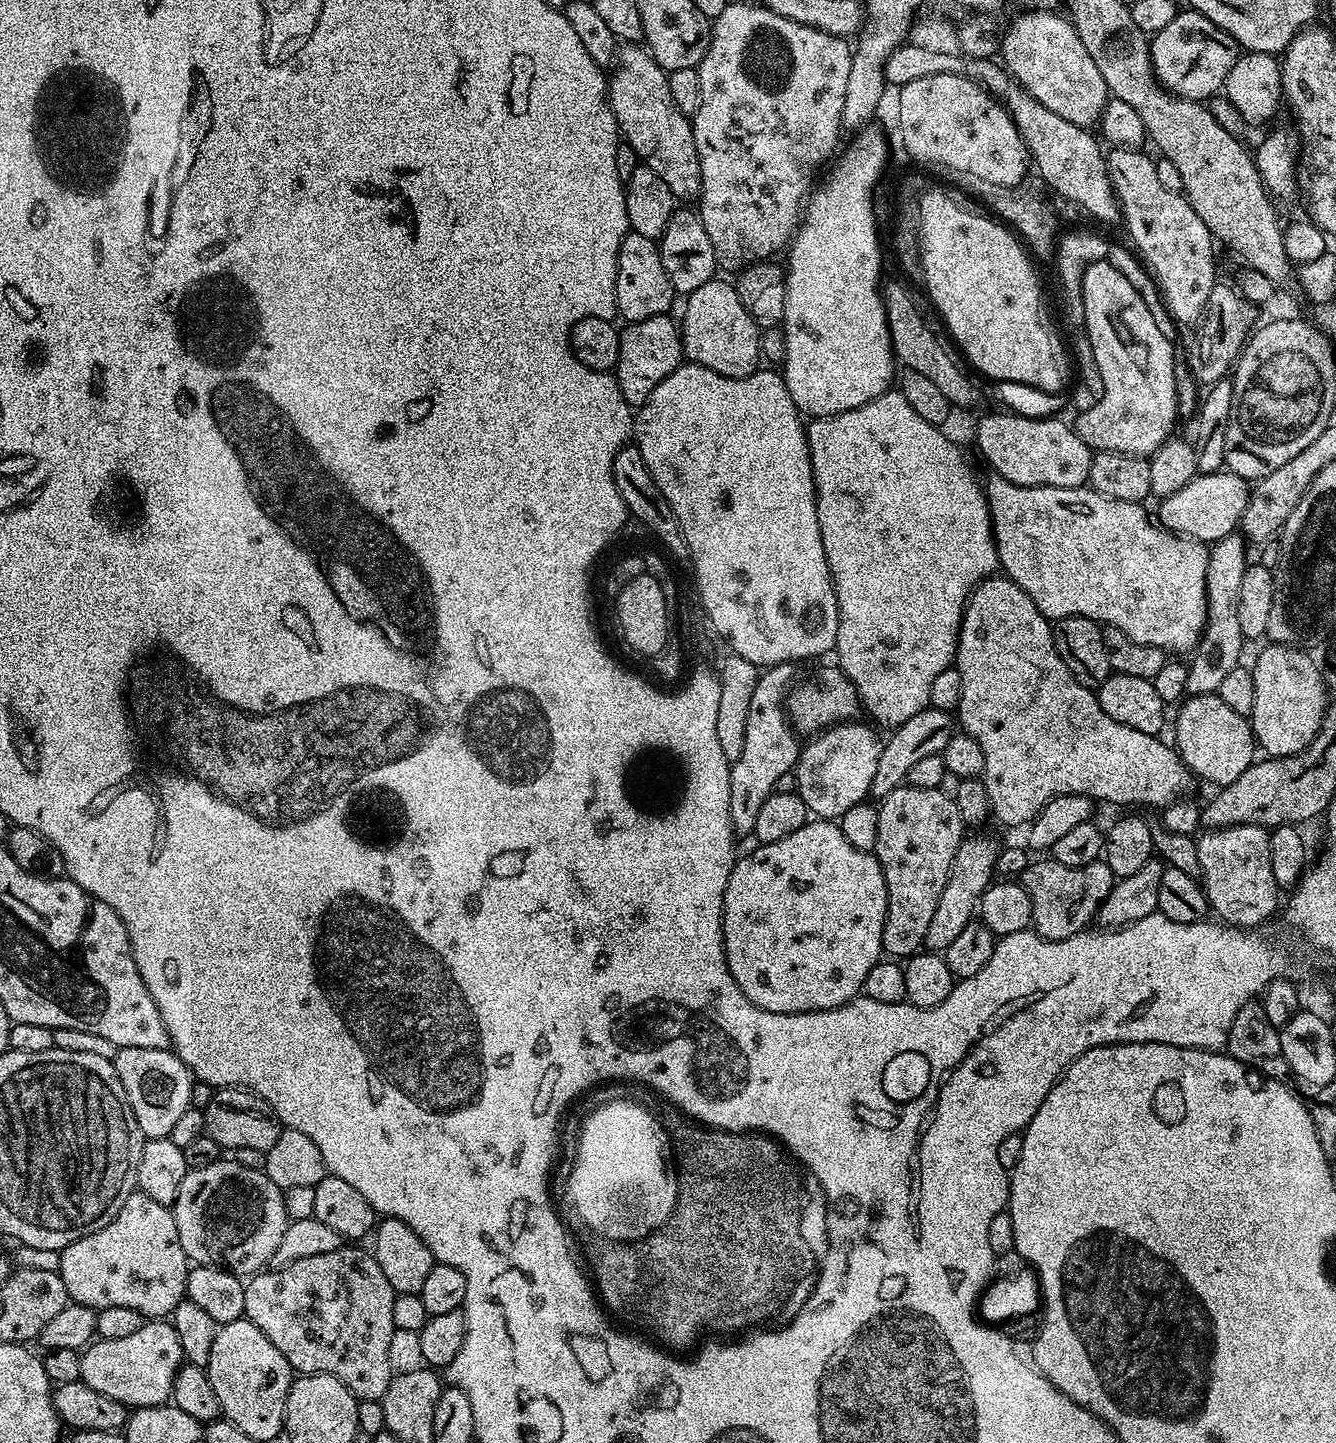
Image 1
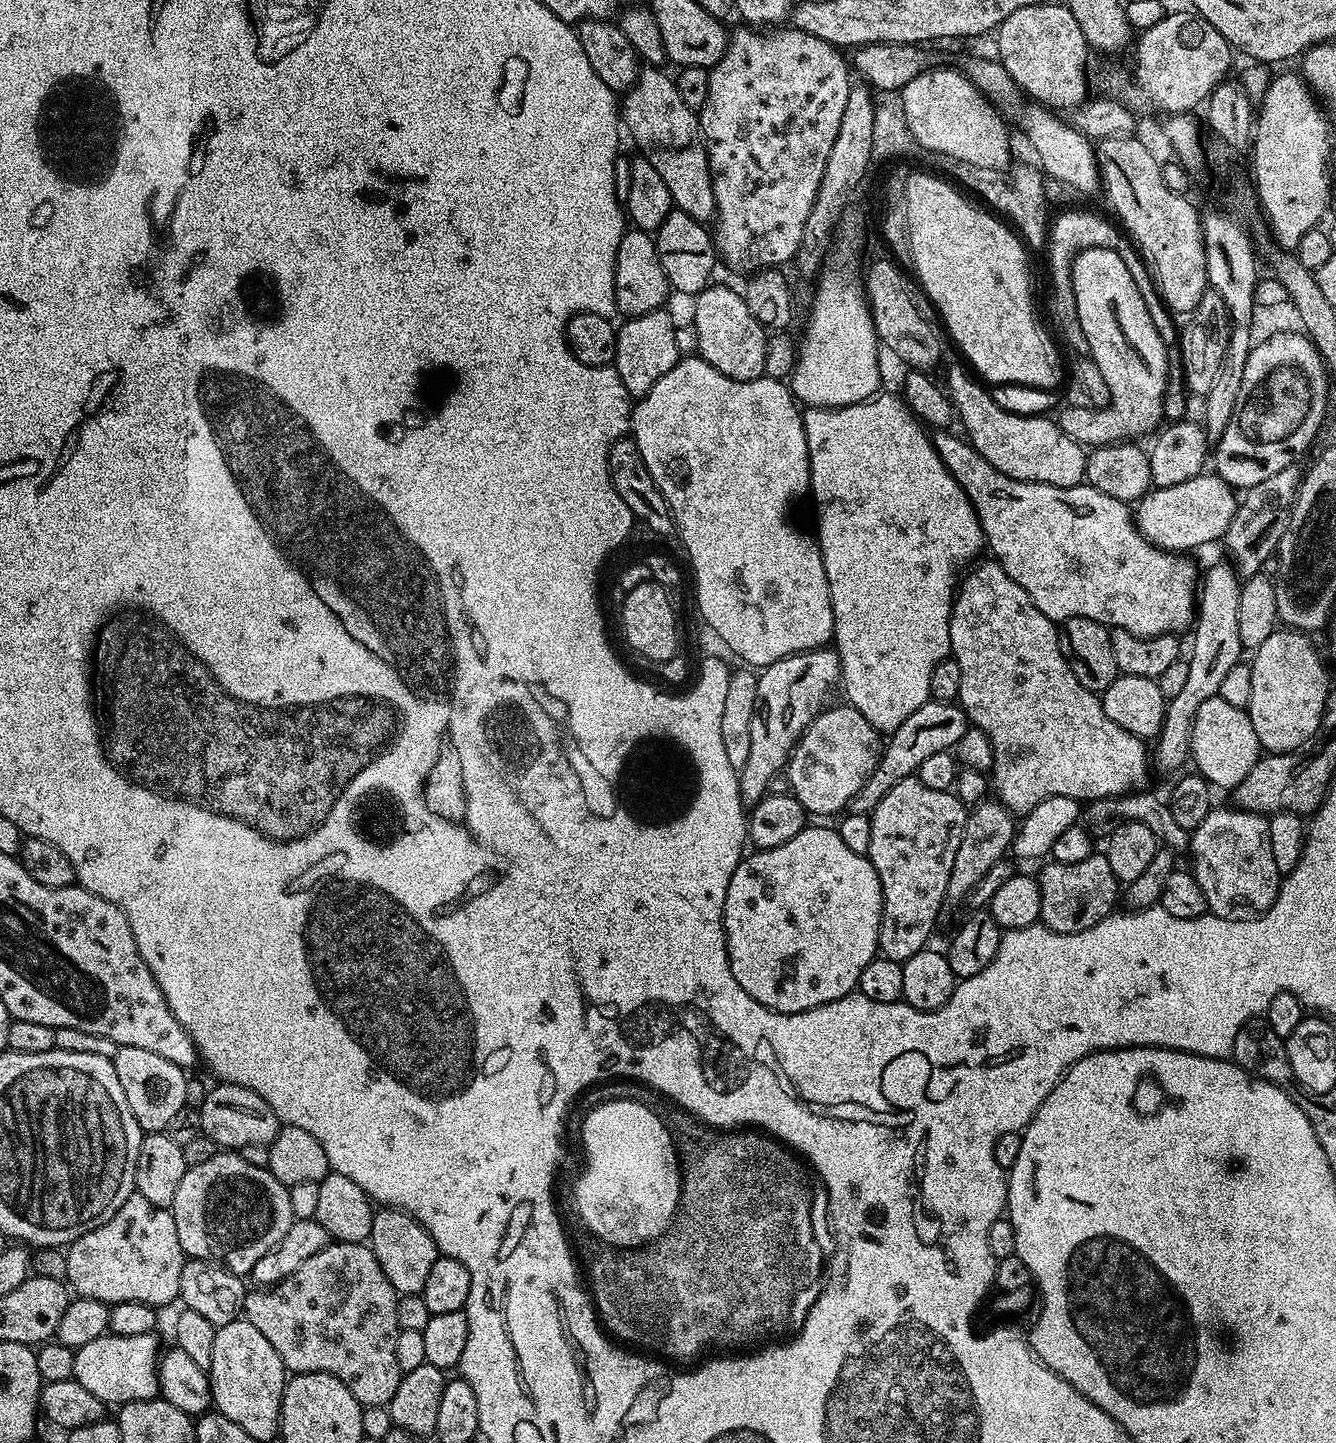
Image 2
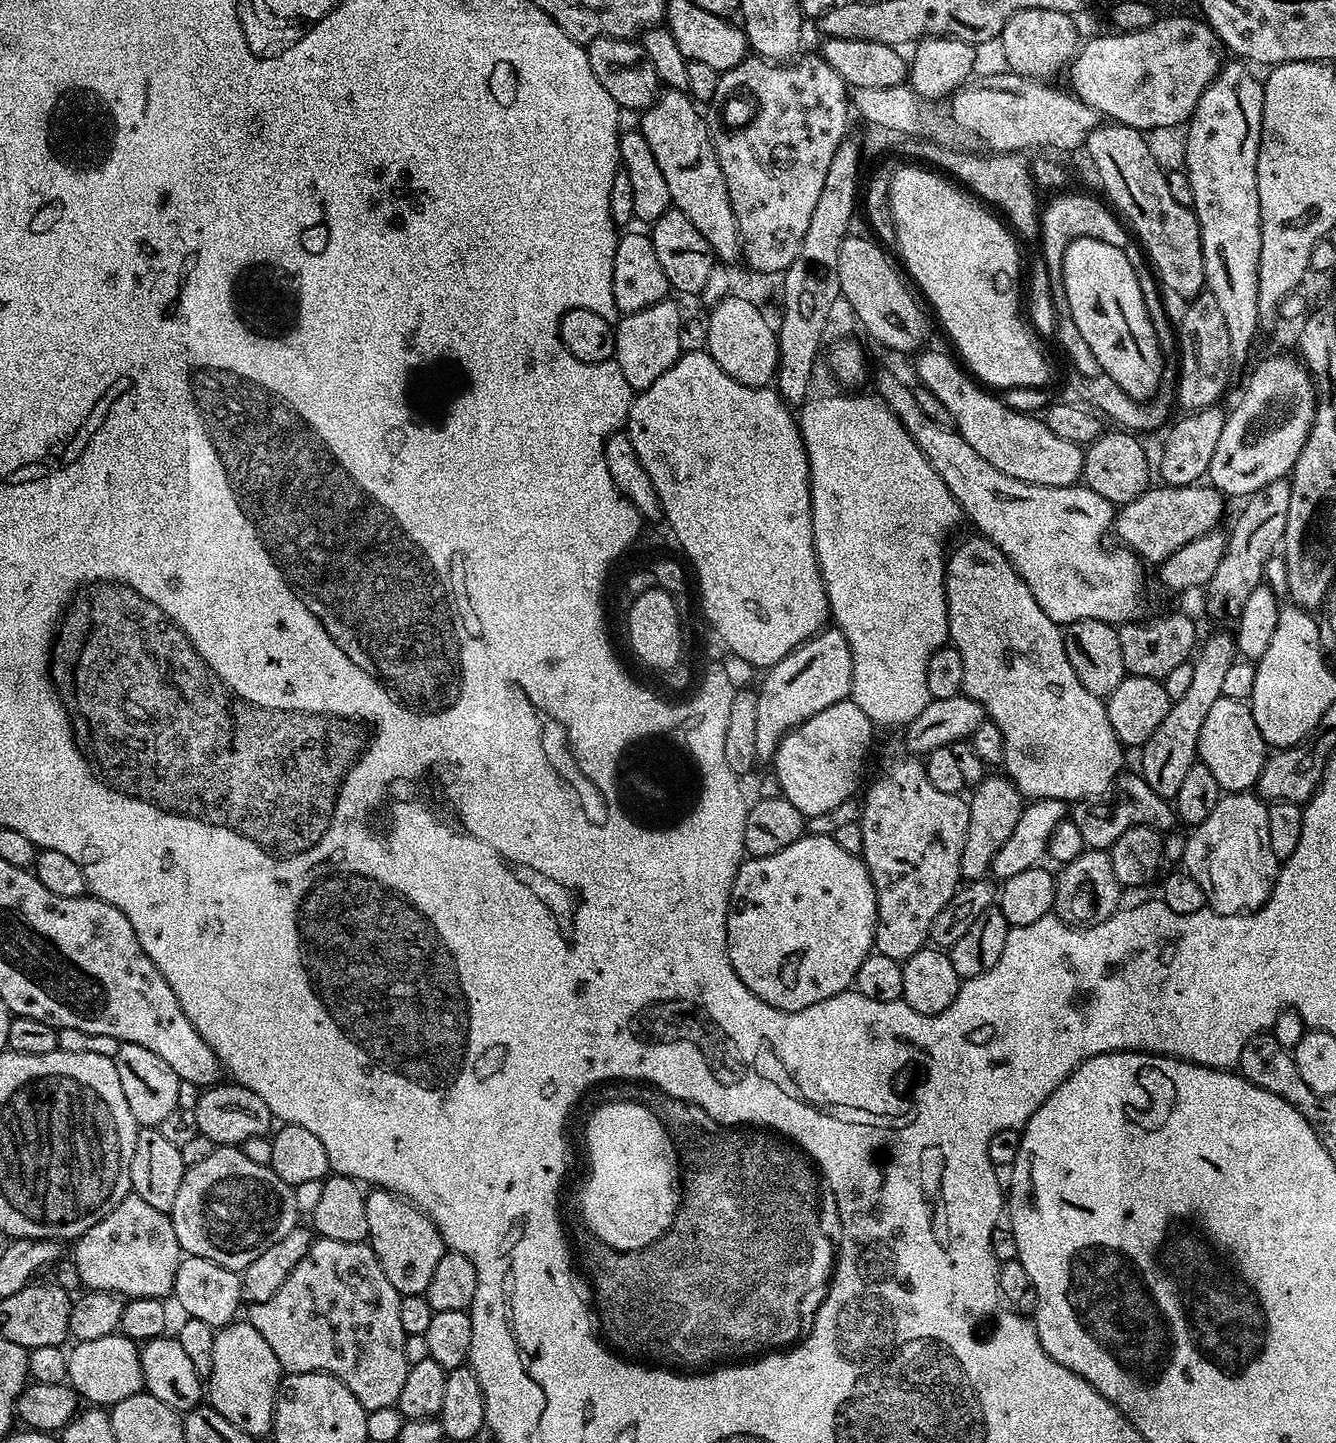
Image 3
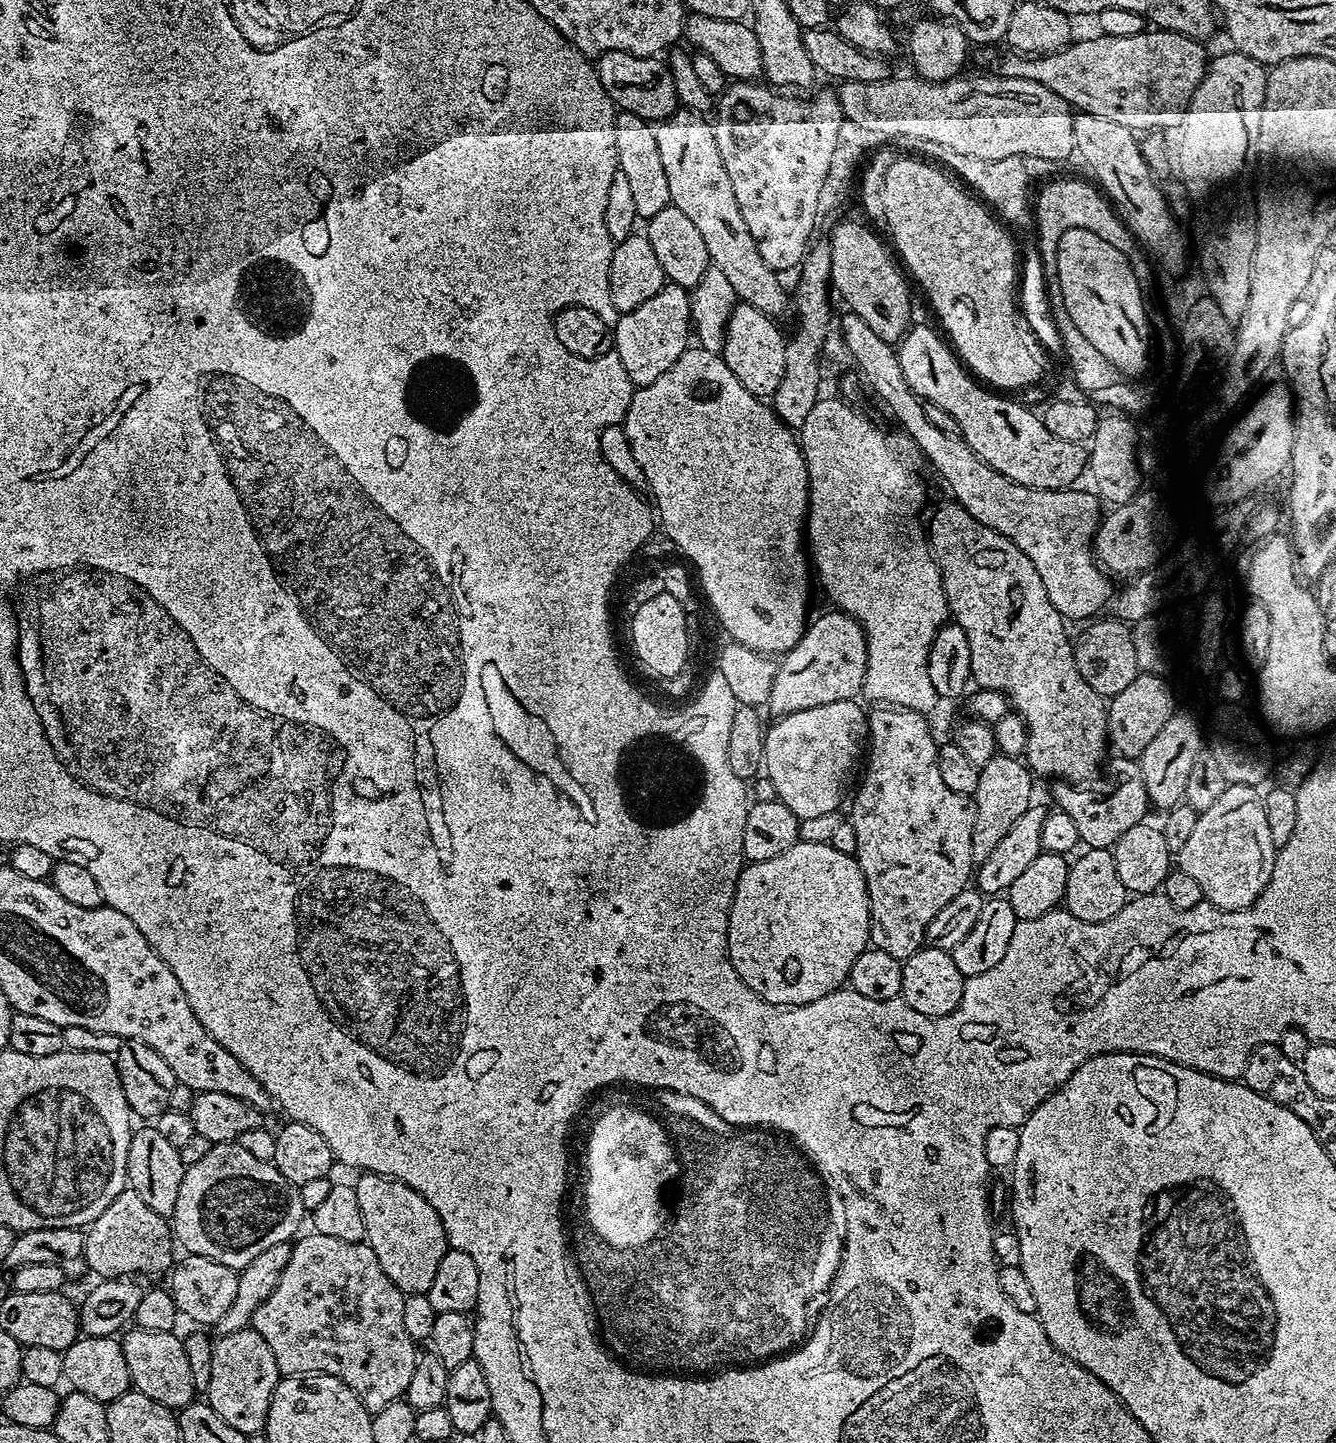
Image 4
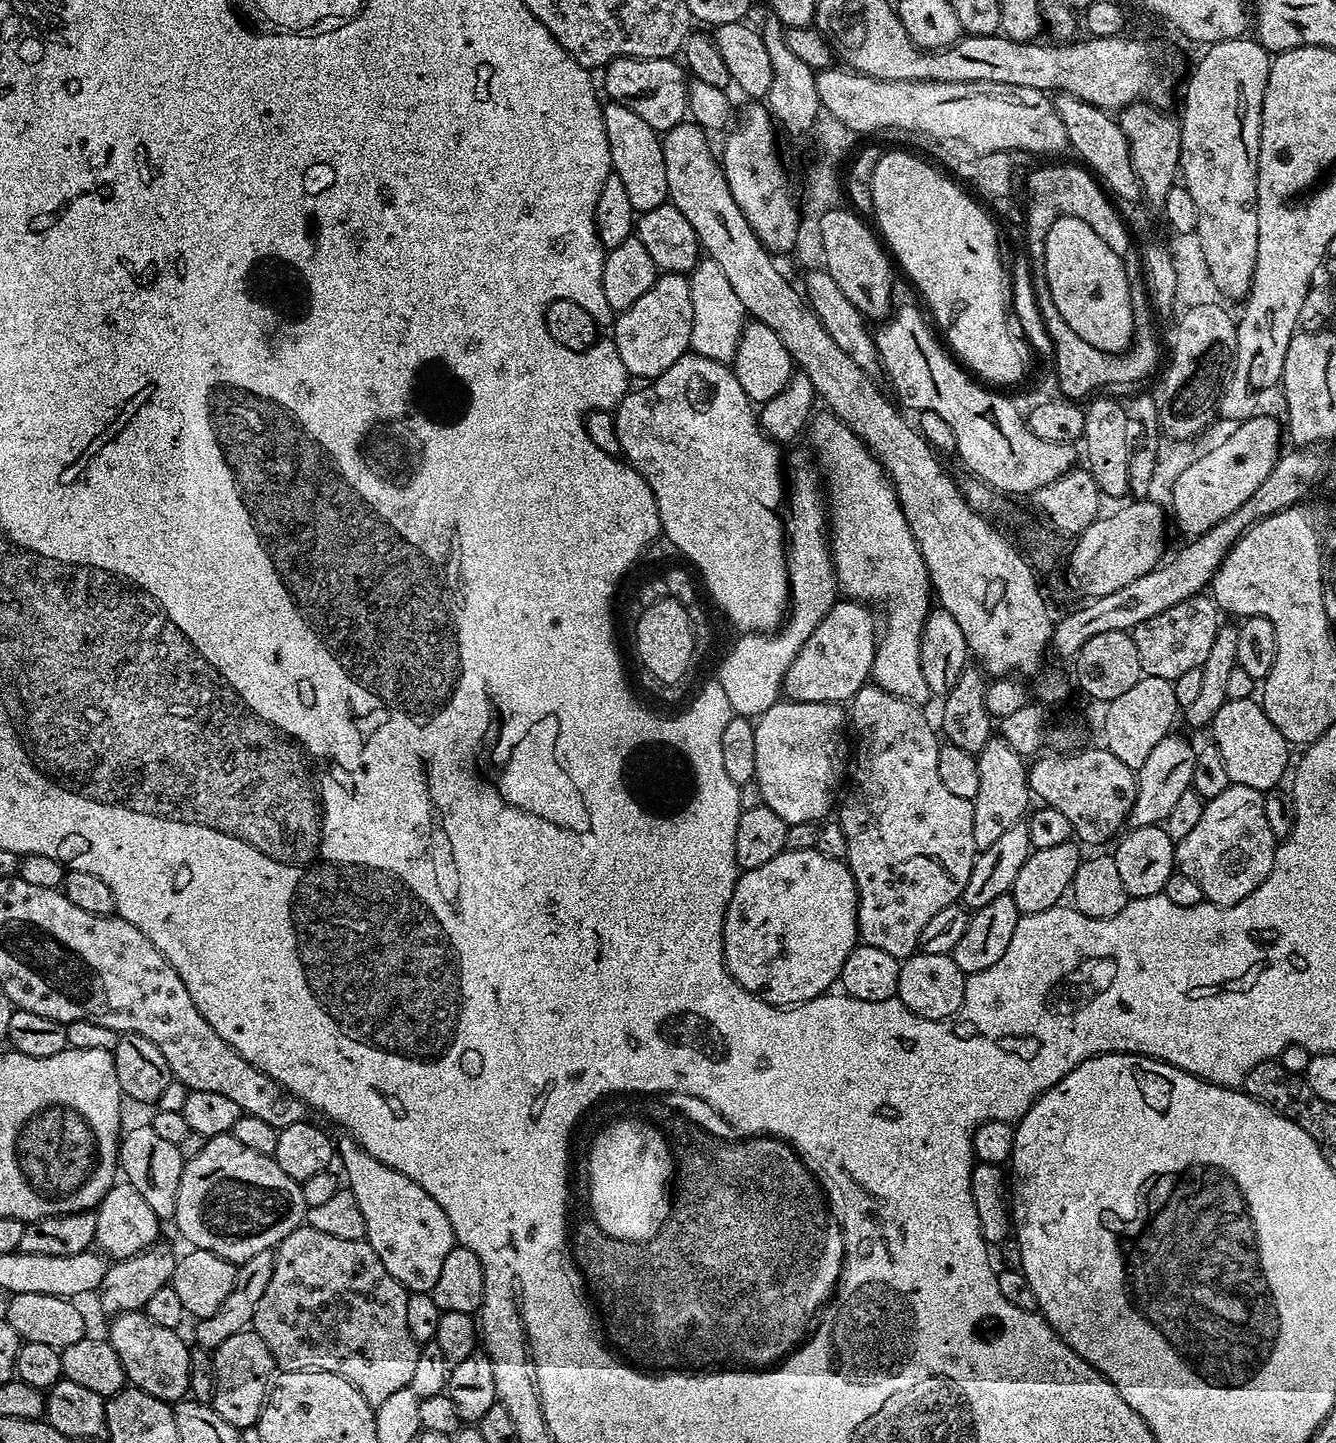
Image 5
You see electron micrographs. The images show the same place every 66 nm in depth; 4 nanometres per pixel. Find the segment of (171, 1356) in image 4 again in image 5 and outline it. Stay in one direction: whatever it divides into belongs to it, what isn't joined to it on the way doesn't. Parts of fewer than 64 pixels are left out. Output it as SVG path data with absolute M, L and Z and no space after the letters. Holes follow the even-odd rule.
M143 1311L123 1312L111 1321L112 1329L106 1333L127 1383L141 1392L165 1402L183 1401L189 1395L188 1348L180 1341L180 1332L150 1323Z

